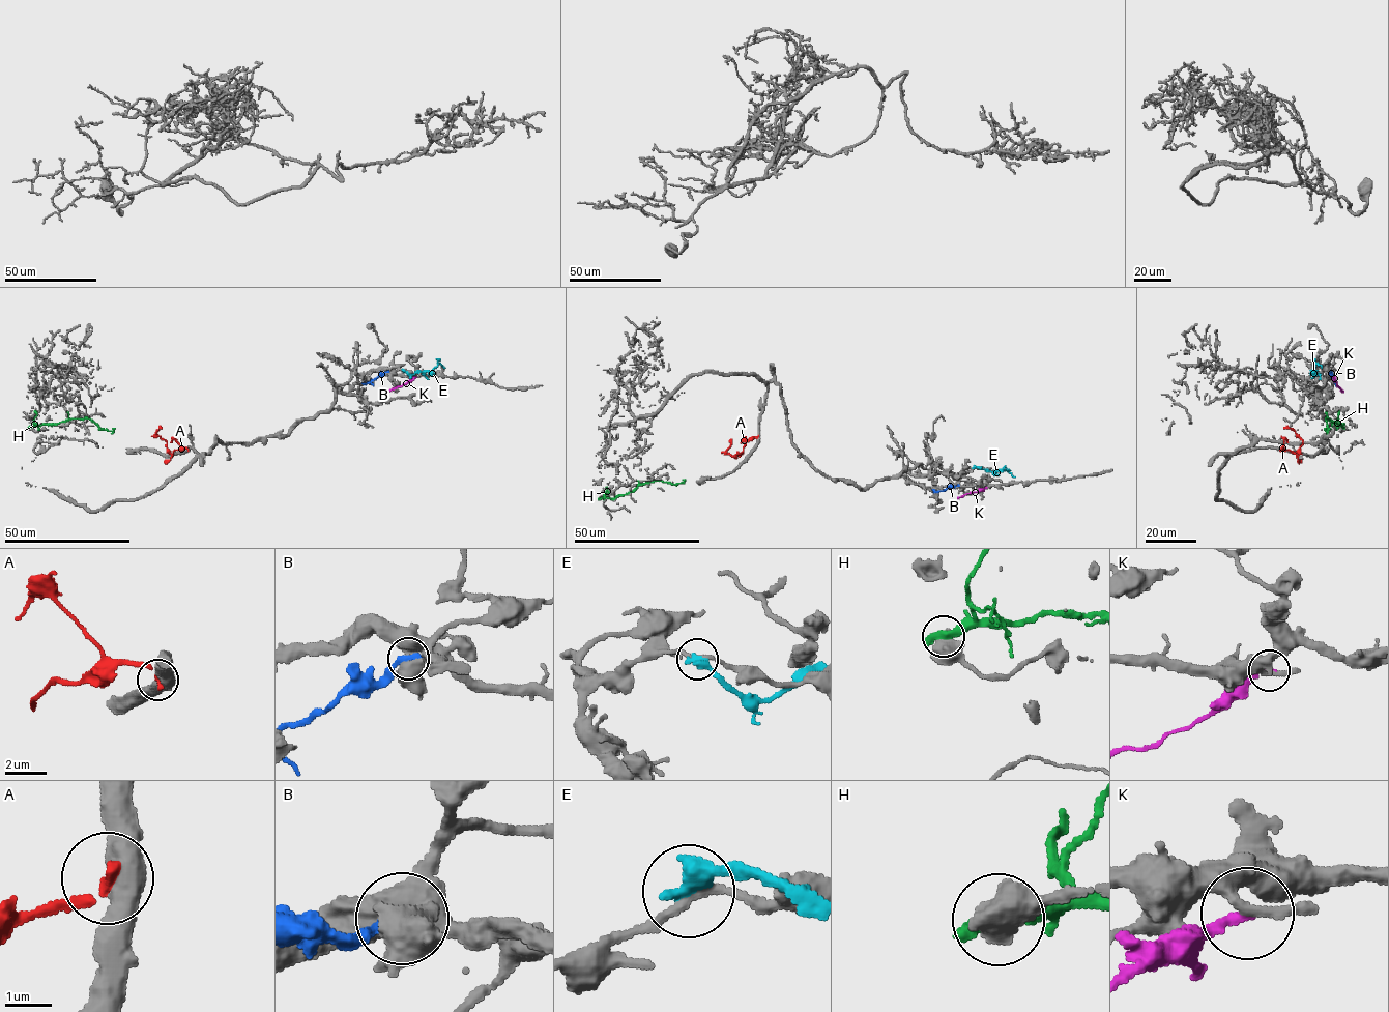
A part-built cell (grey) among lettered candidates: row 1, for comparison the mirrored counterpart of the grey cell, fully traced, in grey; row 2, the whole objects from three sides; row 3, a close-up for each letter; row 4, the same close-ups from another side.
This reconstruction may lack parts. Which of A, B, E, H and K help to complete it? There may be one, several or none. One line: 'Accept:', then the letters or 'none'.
Accept: none

